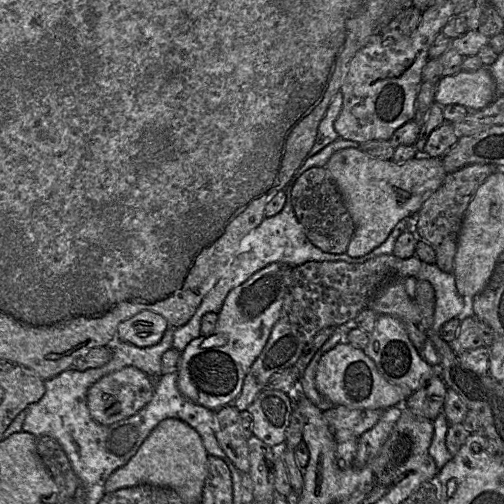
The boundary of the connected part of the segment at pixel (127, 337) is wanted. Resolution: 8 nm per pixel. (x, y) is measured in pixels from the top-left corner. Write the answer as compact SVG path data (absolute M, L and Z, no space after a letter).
M142 311L118 325L117 340L144 348L158 344L169 328L167 320L151 311Z

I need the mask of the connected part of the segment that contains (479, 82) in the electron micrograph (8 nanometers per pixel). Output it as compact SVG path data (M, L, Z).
M485 67L475 72L459 71L455 75L443 76L434 92L434 102L441 107L461 105L468 111L484 109L496 98L493 77Z

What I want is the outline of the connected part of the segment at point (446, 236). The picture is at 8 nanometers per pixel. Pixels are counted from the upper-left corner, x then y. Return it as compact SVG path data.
M470 164L455 172L447 173L442 185L417 212L416 235L432 246L436 254L436 265L441 271L453 273L458 235L466 209L478 187L496 171L497 167L494 165Z

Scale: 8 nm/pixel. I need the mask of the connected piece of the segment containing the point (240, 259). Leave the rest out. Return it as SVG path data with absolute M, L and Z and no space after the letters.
M338 138L334 142L328 144L317 154L307 158L301 167L295 172L290 181L284 188L286 194L286 200L282 210L272 216L265 217L264 220L245 235L234 252L232 259L226 260L221 263L221 271L216 271L216 276L209 276L210 279L206 279L201 283L203 290L203 300L192 316L192 318L184 326L174 329L173 334L173 345L171 349L175 349L178 352L184 351L186 346L197 337L201 336L201 320L202 317L207 313L219 313L221 310L224 300L228 293L235 287L241 285L253 274L263 269L272 263L284 263L291 267L302 265L309 261L345 261L347 263L363 263L371 258L383 255L392 254L395 242L399 235L404 232L406 226L405 223L409 221L410 216L401 219L396 226L393 228L387 239L378 247L373 249L371 252L361 257L351 257L346 253L342 254L331 254L326 253L314 246L305 236L304 231L300 223L298 222L292 202L291 202L291 190L297 181L297 179L309 168L312 167L325 167L330 157L337 151L345 148L359 148L359 143Z

